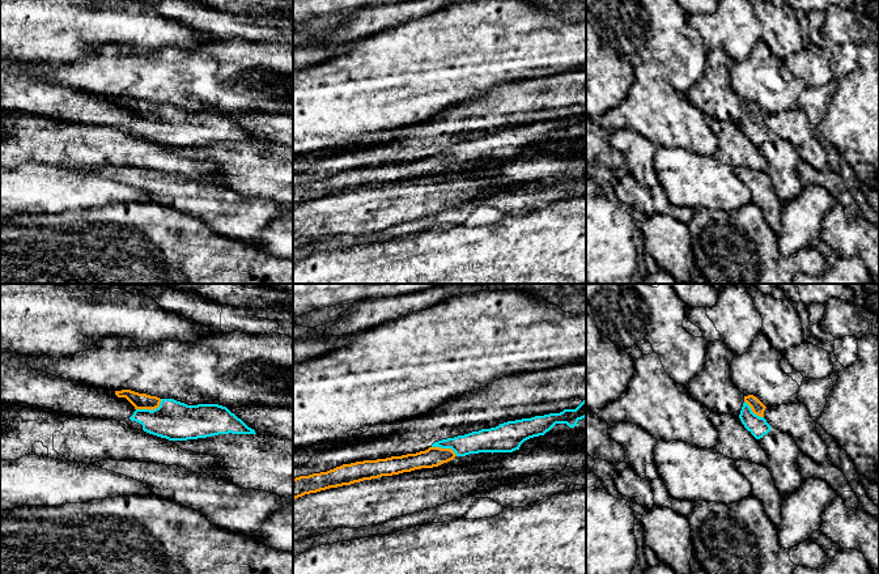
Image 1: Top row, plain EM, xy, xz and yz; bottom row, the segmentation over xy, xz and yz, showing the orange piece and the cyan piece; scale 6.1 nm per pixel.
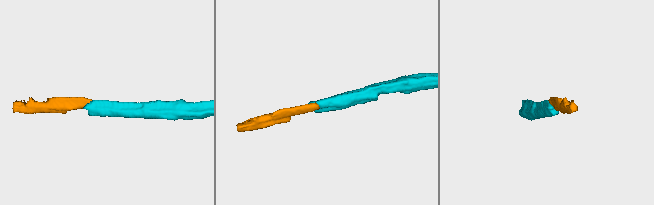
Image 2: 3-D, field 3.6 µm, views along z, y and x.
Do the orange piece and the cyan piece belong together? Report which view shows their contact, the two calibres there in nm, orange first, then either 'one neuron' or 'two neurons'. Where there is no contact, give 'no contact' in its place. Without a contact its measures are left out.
meets orange in xy; 100 nm thick on the orange side, 240 nm on the other; one neuron

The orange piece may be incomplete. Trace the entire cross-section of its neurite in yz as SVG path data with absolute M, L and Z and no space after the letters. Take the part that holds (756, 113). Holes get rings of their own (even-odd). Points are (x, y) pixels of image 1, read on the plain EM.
M753 102L744 103L739 126L744 135L760 146L770 139L770 132L764 126L765 112Z

